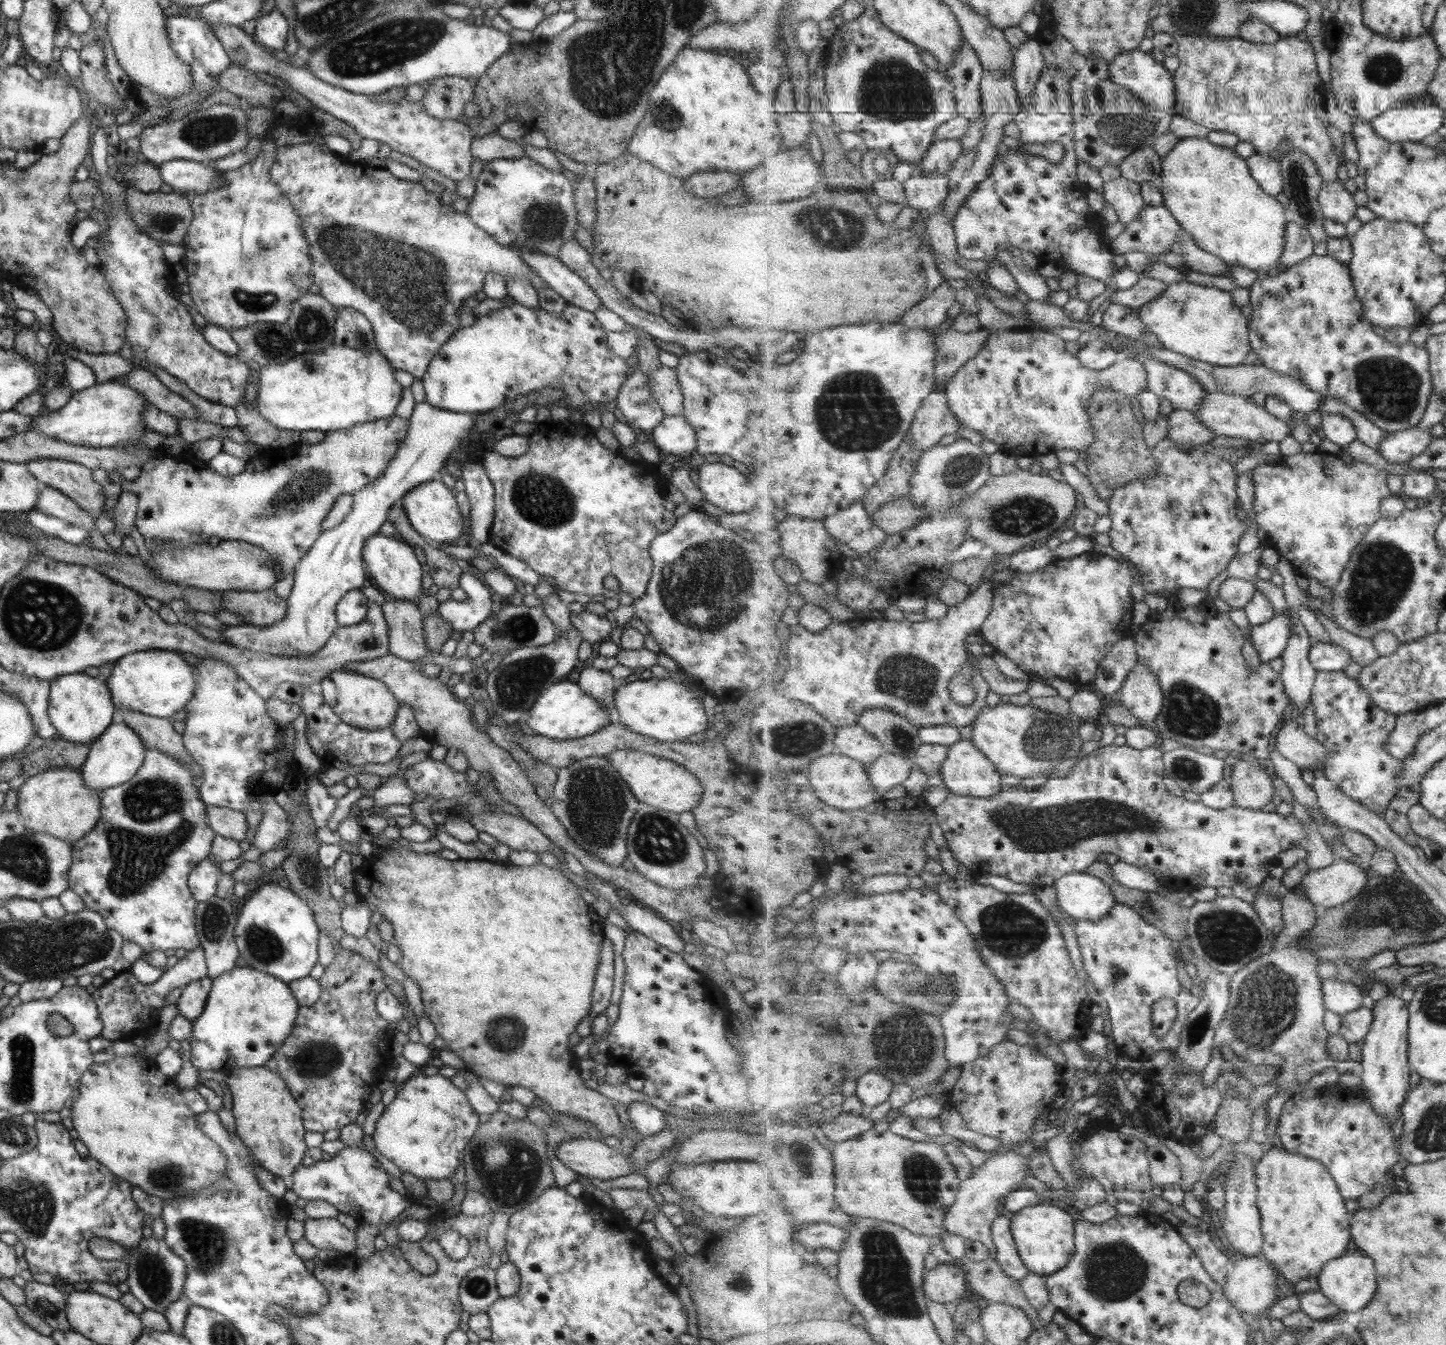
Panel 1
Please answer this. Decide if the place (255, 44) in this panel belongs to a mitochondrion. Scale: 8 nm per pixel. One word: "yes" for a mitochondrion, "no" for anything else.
no

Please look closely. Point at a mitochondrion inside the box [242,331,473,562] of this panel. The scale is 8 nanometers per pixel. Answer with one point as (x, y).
(317, 480)

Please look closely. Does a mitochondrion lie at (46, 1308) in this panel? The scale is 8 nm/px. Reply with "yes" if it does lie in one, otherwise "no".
yes

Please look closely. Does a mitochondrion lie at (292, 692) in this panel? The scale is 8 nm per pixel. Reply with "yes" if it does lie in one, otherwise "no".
no

